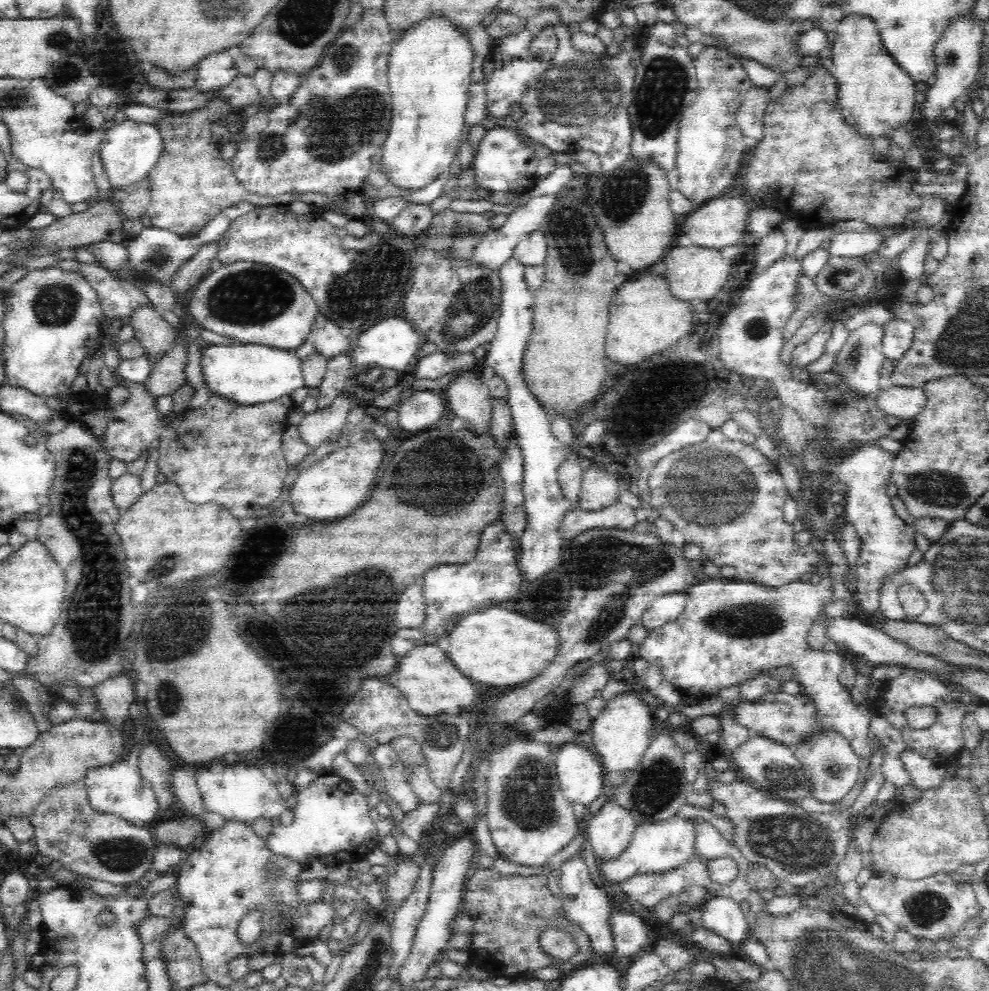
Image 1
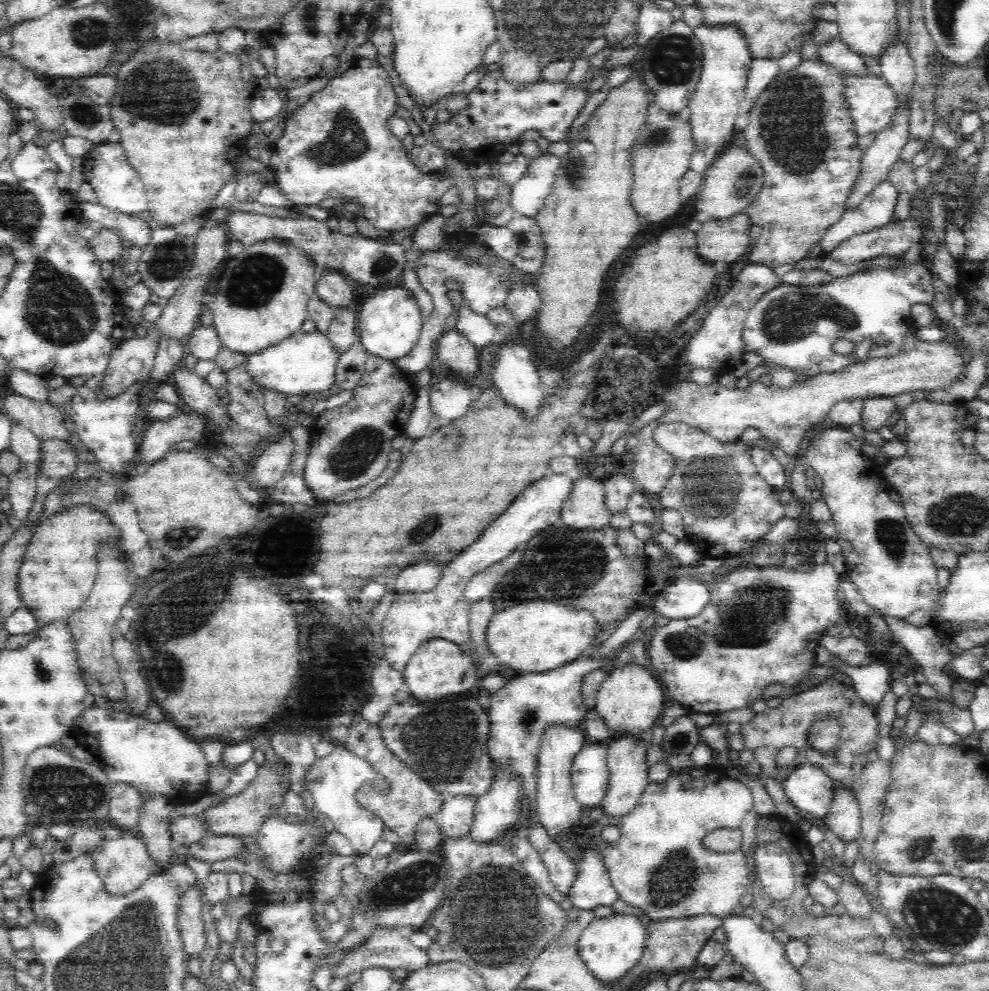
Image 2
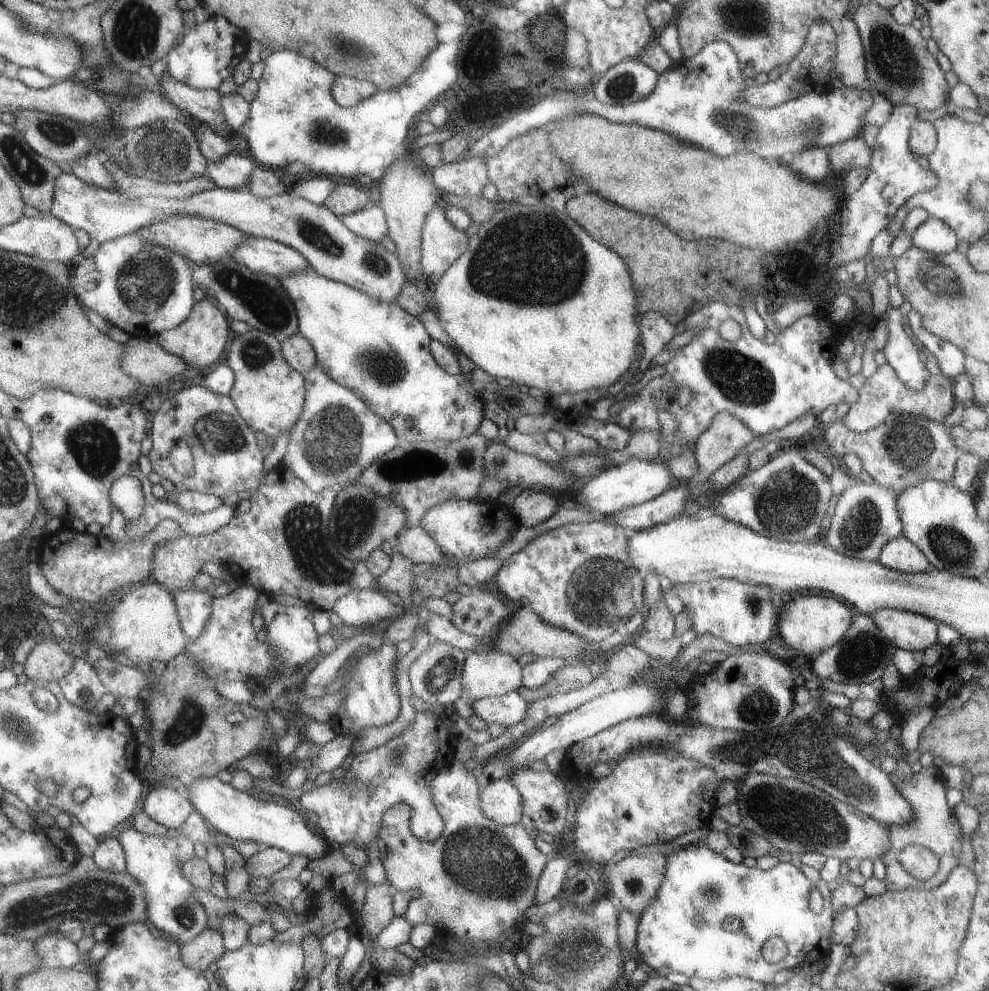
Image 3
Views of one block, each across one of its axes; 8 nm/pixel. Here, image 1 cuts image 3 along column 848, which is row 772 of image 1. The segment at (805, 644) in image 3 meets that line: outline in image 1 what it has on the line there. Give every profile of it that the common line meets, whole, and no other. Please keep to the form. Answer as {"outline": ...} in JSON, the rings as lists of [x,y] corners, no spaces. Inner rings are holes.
{"outline":[[[622,691],[606,702],[604,711],[593,720],[590,736],[594,741],[596,757],[604,768],[606,788],[617,788],[628,772],[639,762],[645,749],[653,740],[653,706],[646,704],[634,691]]]}

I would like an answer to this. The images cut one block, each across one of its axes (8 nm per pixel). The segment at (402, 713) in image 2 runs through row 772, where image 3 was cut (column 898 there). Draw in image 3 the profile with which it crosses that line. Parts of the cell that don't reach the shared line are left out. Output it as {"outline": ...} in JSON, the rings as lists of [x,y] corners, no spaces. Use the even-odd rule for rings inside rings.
{"outline":[[[889,414],[885,422],[861,434],[850,432],[839,420],[814,432],[823,433],[825,444],[840,458],[845,454],[855,454],[862,470],[876,484],[887,486],[899,494],[905,488],[911,488],[926,479],[950,483],[955,464],[964,453],[951,442],[947,429],[942,422],[934,422],[921,416]]]}

